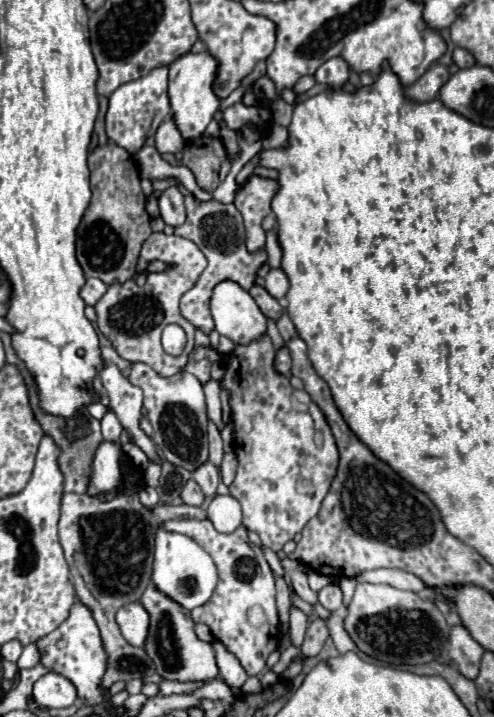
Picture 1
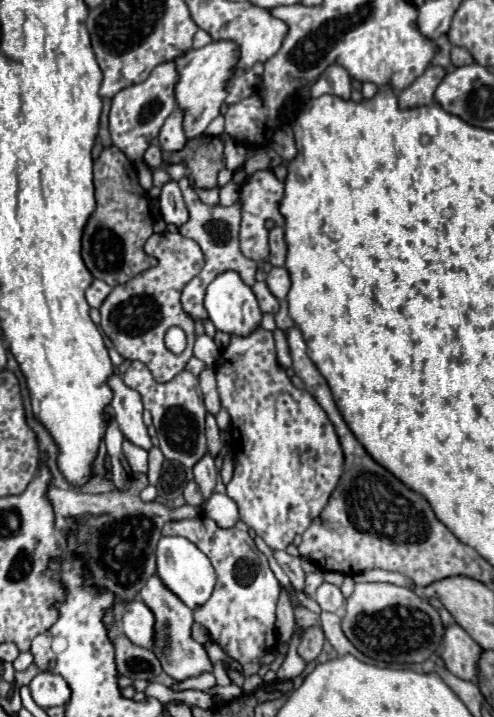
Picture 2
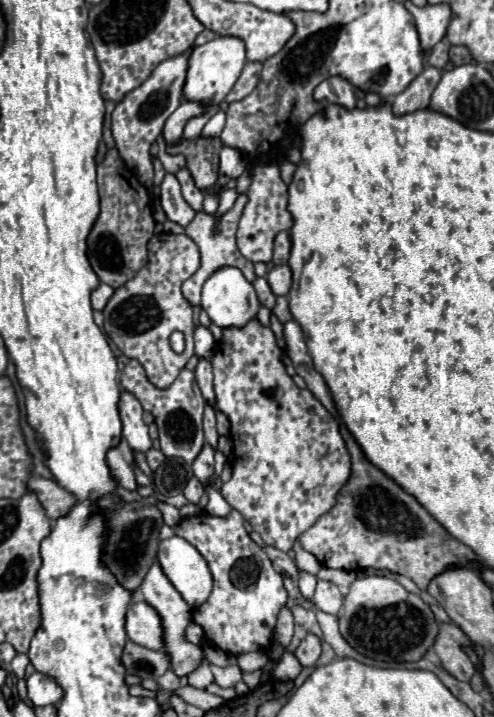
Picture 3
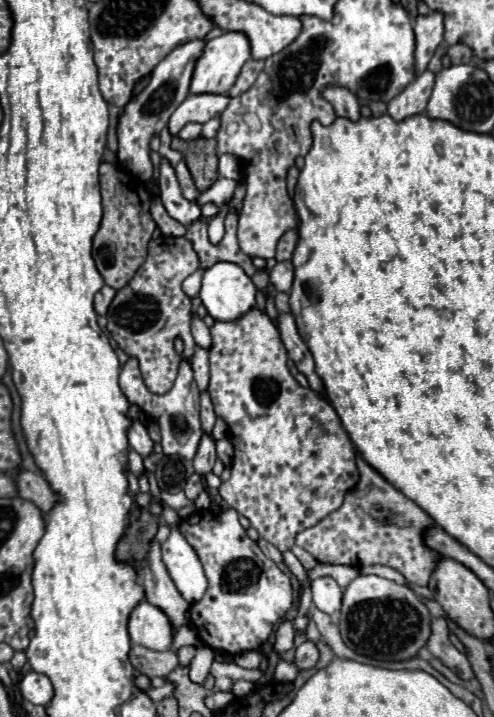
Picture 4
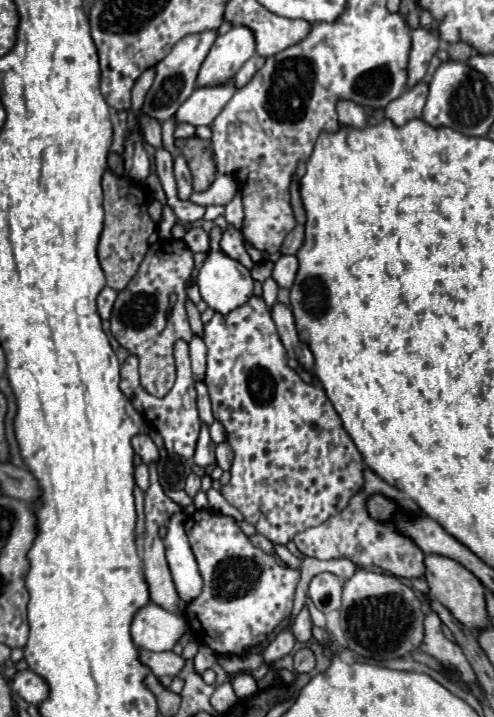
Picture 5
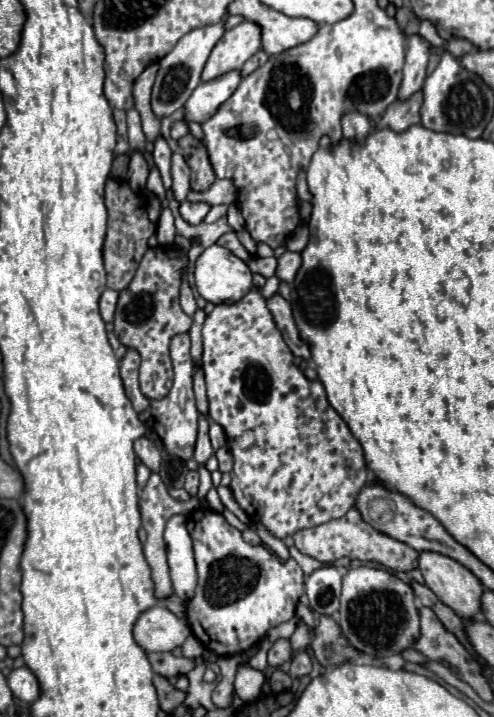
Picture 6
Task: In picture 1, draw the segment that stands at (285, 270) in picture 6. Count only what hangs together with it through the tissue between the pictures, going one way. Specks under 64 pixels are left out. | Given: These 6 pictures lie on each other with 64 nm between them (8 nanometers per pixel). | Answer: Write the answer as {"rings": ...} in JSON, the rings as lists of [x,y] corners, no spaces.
{"rings":[[[276,268],[276,270],[270,270],[268,276],[264,278],[264,288],[268,290],[270,296],[274,296],[276,300],[282,300],[290,288],[290,282],[288,282],[288,276],[284,274],[282,268]]]}

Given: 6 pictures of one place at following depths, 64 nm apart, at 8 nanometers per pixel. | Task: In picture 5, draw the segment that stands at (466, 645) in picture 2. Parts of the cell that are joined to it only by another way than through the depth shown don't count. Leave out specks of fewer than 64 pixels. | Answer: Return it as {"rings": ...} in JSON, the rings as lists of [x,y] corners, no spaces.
{"rings":[[[428,612],[426,620],[424,620],[424,628],[426,628],[426,636],[424,636],[424,644],[420,646],[426,654],[434,656],[442,666],[460,672],[460,678],[464,682],[476,682],[476,676],[472,672],[472,666],[468,664],[466,656],[462,654],[460,646],[450,642],[444,632],[442,632],[442,620],[438,618],[436,612]]]}

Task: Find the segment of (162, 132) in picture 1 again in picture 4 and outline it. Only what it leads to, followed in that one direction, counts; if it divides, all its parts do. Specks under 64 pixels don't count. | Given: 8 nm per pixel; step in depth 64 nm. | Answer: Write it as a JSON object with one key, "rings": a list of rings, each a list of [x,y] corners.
{"rings":[[[196,94],[196,96],[188,96],[178,108],[176,112],[170,116],[168,122],[168,130],[172,136],[176,136],[184,124],[188,122],[208,122],[210,118],[214,118],[216,114],[224,112],[228,106],[230,98],[224,94]]]}

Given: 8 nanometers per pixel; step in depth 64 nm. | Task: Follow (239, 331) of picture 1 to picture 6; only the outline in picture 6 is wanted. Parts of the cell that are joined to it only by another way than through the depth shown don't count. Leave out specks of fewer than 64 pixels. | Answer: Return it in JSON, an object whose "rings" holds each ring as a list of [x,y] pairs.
{"rings":[[[220,244],[200,254],[194,276],[200,296],[212,304],[234,304],[252,290],[250,268]]]}

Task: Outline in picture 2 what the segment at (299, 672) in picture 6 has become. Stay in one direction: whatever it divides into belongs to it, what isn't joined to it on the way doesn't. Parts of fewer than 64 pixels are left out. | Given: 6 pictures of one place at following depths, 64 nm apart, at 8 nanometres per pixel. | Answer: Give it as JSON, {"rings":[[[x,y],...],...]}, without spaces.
{"rings":[[[312,626],[312,628],[306,628],[304,638],[298,646],[298,654],[306,662],[312,662],[322,652],[322,646],[324,646],[324,632],[320,626]]]}

